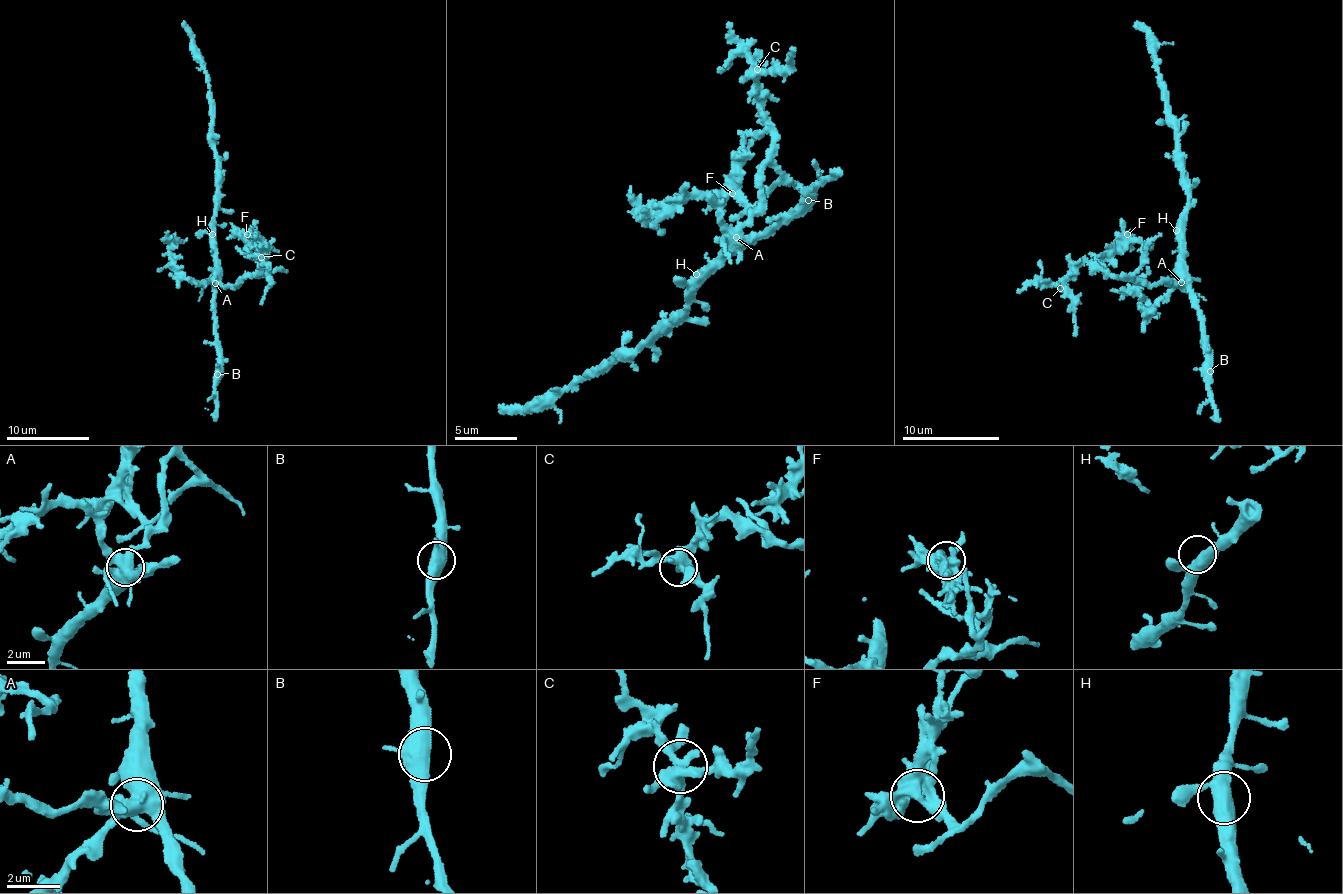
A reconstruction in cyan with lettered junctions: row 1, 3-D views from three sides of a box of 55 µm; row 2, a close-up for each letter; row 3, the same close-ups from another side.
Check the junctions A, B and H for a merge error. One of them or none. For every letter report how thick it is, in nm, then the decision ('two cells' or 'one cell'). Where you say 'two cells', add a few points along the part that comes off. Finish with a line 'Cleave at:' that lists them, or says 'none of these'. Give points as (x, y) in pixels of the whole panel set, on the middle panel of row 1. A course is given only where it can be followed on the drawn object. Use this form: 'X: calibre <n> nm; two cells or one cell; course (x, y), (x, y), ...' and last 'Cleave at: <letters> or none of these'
A: calibre 600 nm; two cells; course (736, 236), (760, 205), (760, 167), (772, 146), (759, 74), (776, 65), (784, 68), (792, 50)
B: calibre 550 nm; one cell
H: calibre 420 nm; one cell
Cleave at: A

